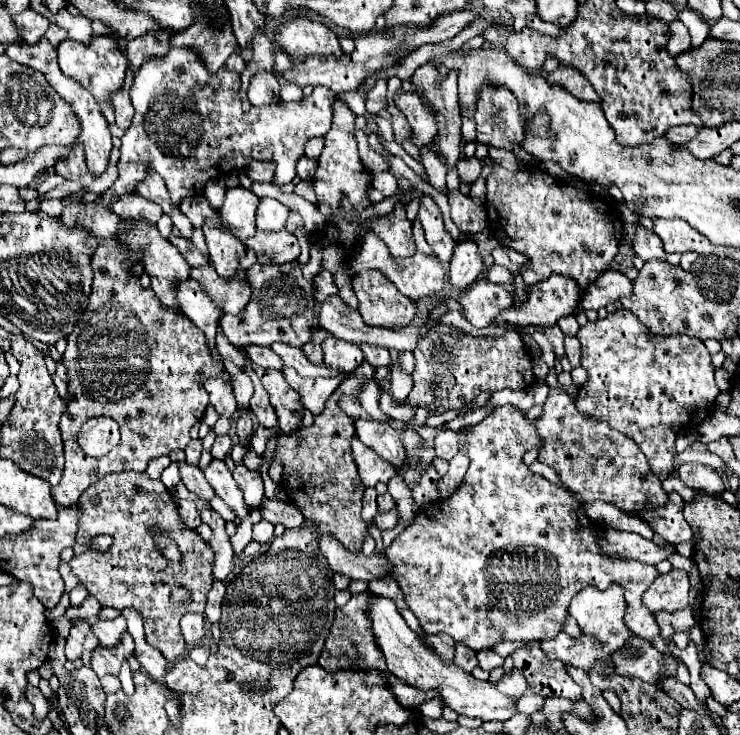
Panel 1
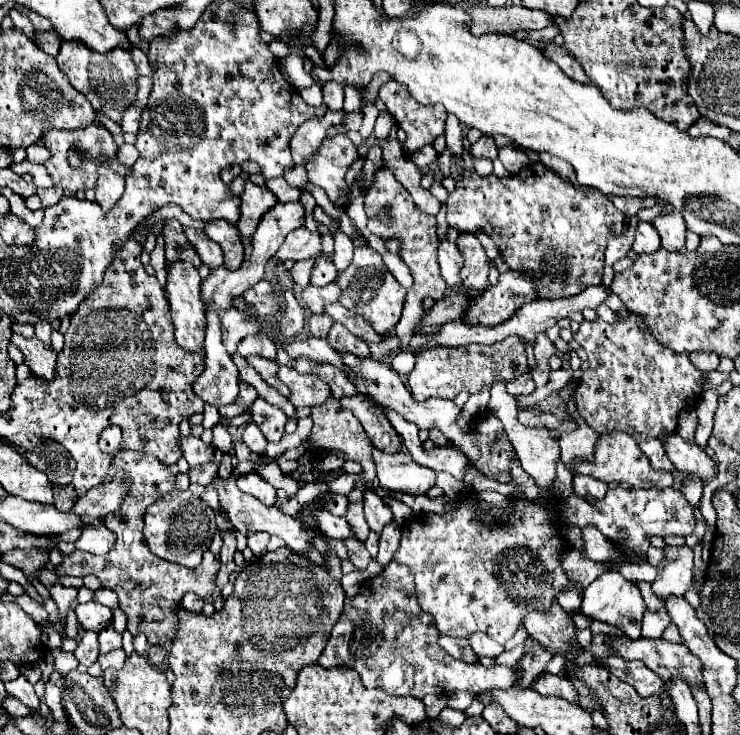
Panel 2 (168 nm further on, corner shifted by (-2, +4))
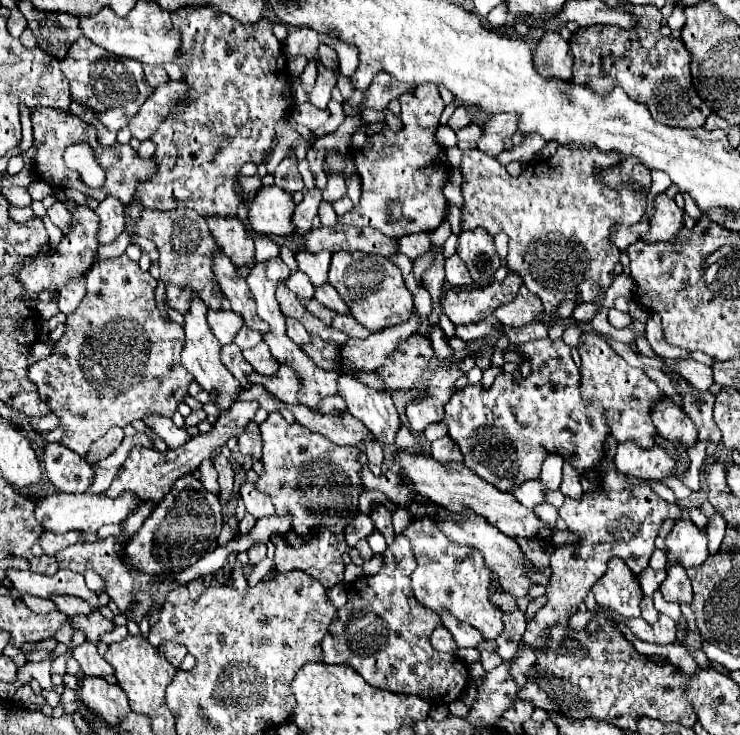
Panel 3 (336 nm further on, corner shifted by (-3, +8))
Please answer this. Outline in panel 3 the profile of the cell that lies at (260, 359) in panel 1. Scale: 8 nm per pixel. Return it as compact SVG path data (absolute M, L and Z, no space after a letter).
M246 326L240 328L240 332L236 334L236 340L234 340L234 344L238 344L240 350L252 348L252 346L256 346L258 342L262 342L262 334L260 334L260 332L254 332L254 330L246 328Z

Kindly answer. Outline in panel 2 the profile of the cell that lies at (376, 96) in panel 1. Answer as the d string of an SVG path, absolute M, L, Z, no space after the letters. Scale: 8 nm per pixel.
M327 110L325 112L325 118L317 120L317 118L311 118L307 122L303 122L297 132L293 134L291 138L291 154L293 154L293 162L295 164L301 164L305 162L313 152L319 150L321 142L325 140L327 136L327 128L333 126L333 124L341 124L343 120L343 110L339 112L333 112L333 110Z

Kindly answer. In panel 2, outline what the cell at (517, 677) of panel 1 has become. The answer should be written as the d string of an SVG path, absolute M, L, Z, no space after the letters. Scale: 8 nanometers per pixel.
M389 564L379 576L367 578L357 596L345 600L343 614L331 630L319 664L323 668L347 666L359 672L365 688L381 688L387 694L415 696L419 700L427 694L451 694L455 690L479 694L513 686L517 668L497 664L485 668L453 660L437 640L439 632L433 618L421 612L417 604L411 570L401 564Z

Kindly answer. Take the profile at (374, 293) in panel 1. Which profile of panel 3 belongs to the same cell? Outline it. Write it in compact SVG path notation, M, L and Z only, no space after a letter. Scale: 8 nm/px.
M336 252L330 264L328 282L336 288L342 300L348 304L350 314L364 324L370 332L378 332L384 326L404 324L412 314L412 294L404 286L400 268L378 254L366 252Z

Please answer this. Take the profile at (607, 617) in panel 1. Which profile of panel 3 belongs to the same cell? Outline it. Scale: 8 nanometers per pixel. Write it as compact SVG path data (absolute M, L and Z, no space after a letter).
M620 558L608 562L606 574L592 586L592 592L600 606L620 614L622 618L640 616L642 590L638 576L632 574Z

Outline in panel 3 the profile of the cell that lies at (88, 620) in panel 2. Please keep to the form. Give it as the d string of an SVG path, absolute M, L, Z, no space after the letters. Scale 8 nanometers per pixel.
M52 596L52 600L54 600L54 604L58 606L60 612L70 614L70 616L74 616L74 614L90 614L92 612L92 606L86 600L78 598L78 596Z

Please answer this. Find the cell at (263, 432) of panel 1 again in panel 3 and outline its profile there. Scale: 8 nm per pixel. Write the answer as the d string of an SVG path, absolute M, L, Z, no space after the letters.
M250 422L244 430L242 436L238 436L238 448L244 456L256 456L260 458L262 454L262 440L260 440L260 432L258 432L258 426L254 422Z

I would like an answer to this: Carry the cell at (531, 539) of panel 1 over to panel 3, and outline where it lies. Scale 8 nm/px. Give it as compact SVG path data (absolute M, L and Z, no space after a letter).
M424 518L424 522L424 528L414 528L408 534L418 562L418 568L412 574L414 596L420 604L426 604L426 608L432 608L438 614L446 610L460 622L468 622L478 628L486 640L496 640L504 630L504 622L500 608L490 600L490 592L494 592L494 588L490 588L490 570L484 566L481 552L452 544L438 530L434 518Z

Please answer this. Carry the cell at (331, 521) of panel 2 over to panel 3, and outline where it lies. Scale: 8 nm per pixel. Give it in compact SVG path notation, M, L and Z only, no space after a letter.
M358 514L346 528L344 528L344 538L348 542L348 546L354 548L354 544L362 538L366 538L370 532L374 530L372 526L372 520L368 514Z

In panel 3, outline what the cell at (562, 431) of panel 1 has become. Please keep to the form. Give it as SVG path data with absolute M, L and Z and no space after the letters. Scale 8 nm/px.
M632 440L618 444L614 464L620 474L632 474L646 482L662 480L674 472L674 460L664 448L654 446L644 450Z

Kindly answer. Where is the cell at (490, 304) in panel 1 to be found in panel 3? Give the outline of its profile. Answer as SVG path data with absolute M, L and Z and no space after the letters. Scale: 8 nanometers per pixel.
M412 312L410 320L398 326L382 328L376 334L370 334L368 338L350 338L342 348L340 348L340 358L344 360L346 366L352 368L364 368L364 370L376 370L384 364L386 356L394 352L394 348L406 340L406 336L412 336L420 332L420 314Z

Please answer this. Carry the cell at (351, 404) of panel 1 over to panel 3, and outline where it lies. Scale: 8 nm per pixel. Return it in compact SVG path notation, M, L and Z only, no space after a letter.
M286 319L286 334L296 344L300 344L305 341L309 342L311 339L310 334L306 331L304 326L294 319Z

